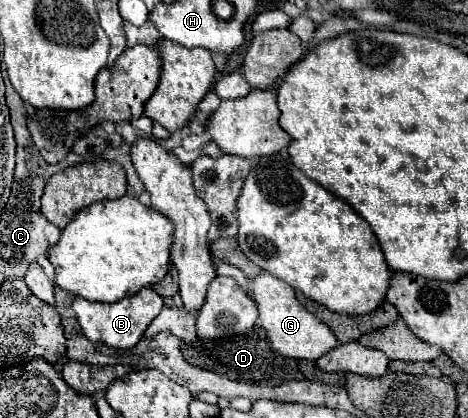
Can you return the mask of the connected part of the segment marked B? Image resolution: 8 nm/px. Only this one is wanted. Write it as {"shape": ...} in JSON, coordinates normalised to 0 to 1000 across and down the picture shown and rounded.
{"shape":[[[303,689],[299,699],[269,708],[252,722],[244,722],[244,727],[192,722],[192,718],[179,718],[179,713],[167,713],[167,708],[154,722],[162,761],[167,761],[167,770],[179,789],[179,804],[197,818],[222,818],[222,823],[252,833],[252,837],[286,833],[303,813],[321,770],[342,751],[346,732],[350,732],[346,708],[333,703],[325,689]]]}

